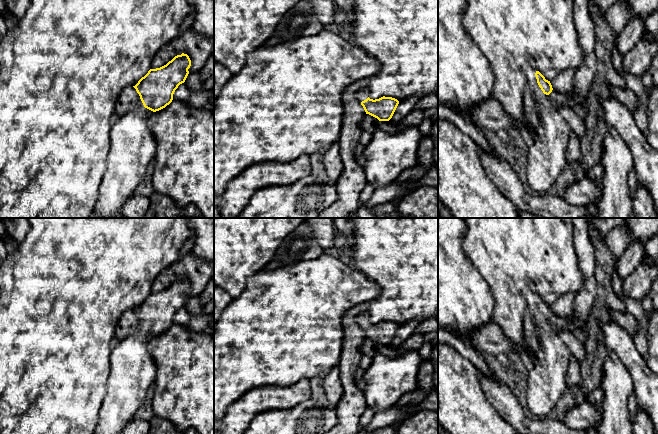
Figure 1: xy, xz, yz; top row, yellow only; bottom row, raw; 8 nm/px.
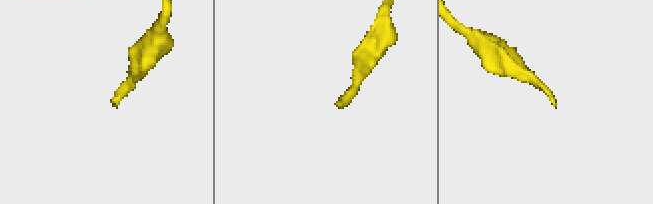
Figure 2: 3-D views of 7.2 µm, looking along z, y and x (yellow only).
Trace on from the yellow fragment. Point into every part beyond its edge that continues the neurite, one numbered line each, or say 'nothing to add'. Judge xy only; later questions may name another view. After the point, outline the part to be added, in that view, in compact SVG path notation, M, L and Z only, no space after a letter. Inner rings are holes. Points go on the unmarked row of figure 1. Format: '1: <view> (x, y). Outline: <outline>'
1: xy (133, 370). Outline: M140 323L129 336L120 340L111 350L107 394L102 402L93 434L122 434L123 429L136 419L136 414L144 405L156 376L156 364L151 356L152 344L153 335L145 332Z

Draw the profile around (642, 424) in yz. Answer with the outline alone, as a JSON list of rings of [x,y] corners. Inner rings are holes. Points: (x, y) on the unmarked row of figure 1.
[[[641,408],[637,409],[632,424],[632,434],[655,434],[655,428],[650,417]]]

